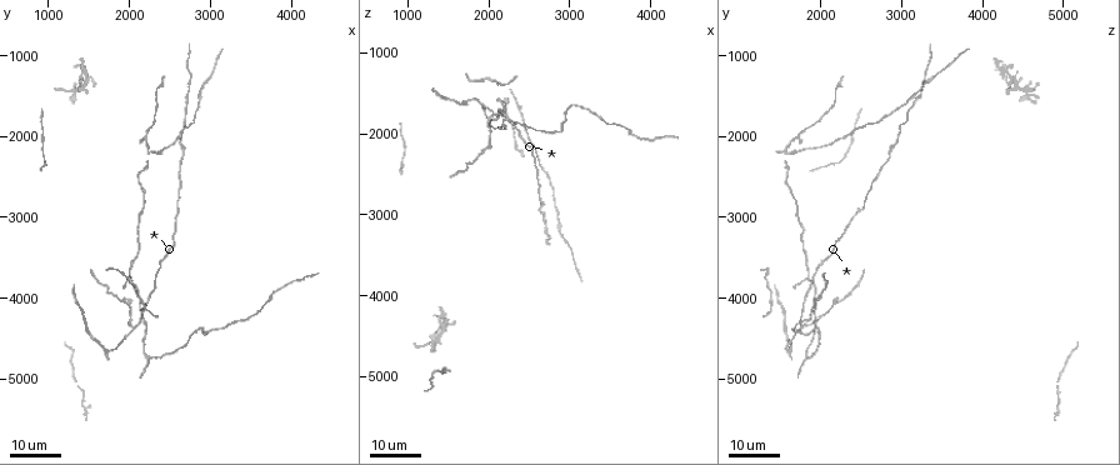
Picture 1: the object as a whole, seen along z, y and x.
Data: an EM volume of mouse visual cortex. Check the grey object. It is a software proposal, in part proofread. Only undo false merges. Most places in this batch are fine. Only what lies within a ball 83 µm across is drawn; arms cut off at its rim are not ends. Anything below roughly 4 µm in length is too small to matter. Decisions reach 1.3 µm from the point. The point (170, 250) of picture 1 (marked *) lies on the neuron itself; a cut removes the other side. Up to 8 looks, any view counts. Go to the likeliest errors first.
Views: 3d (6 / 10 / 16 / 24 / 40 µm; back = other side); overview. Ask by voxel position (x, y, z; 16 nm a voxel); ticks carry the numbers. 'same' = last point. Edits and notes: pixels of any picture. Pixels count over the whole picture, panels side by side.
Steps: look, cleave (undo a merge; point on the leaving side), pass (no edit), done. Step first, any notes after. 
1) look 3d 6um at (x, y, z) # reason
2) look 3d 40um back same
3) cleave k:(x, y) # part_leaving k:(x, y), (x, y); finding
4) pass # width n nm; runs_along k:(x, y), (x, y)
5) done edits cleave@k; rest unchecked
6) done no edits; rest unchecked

look 3d 24um at (2050, 4400, 1800) # arms part here

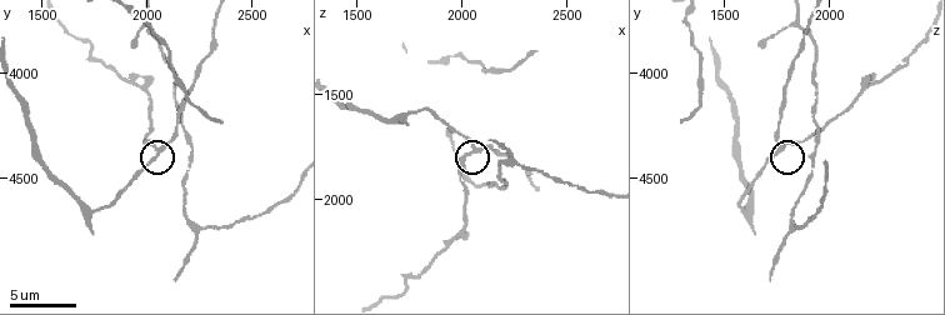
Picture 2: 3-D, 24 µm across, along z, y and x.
look 3d 6um at (2070, 4360, 1770)

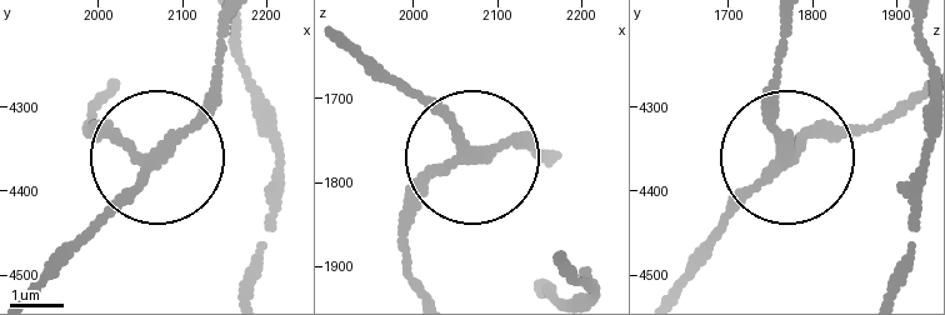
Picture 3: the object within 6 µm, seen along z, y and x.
pass # arms 3; runs_along 3:(788, 24), (774, 173), (711, 235); all the same neuron

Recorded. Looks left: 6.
look 3d 10um at (2250, 4750, 1830)

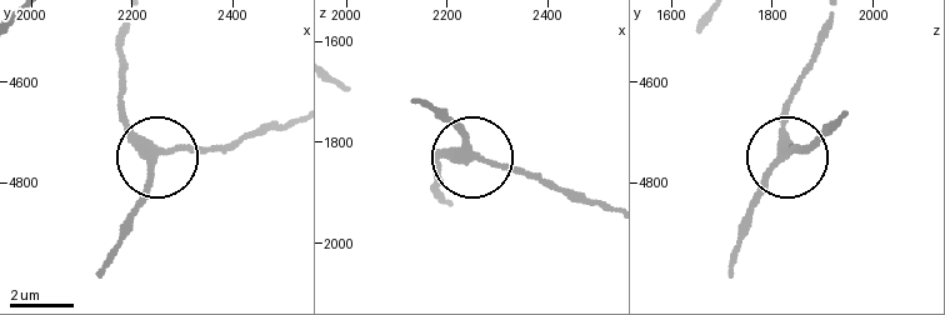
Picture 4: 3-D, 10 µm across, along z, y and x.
pass # runs_along 4:(829, 26), (789, 106), (786, 155), (744, 216); continuous, no second neuron

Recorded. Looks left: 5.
look 3d 16um at (1300, 4900, 5000)

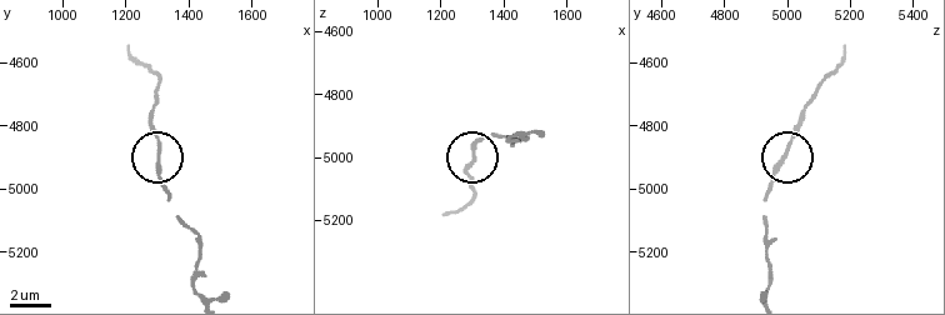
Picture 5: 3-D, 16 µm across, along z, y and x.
look 3d 6um at (1300, 4940, 4960) # closer look

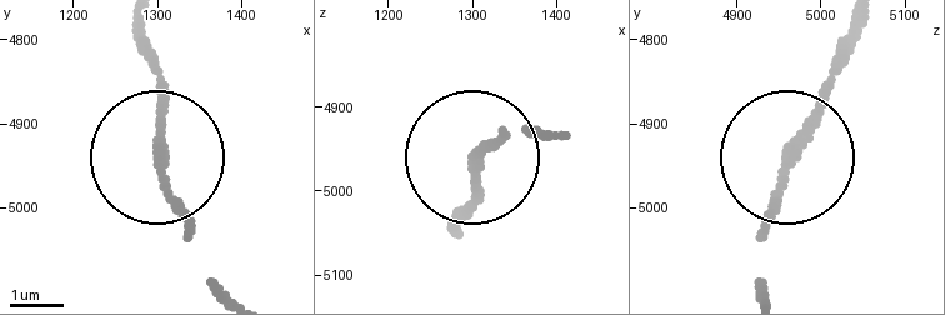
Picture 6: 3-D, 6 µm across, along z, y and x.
pass # side_arm 8 um; one neuron here

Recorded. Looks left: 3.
look 3d 16um at (2550, 2900, 2500) # calibre changes

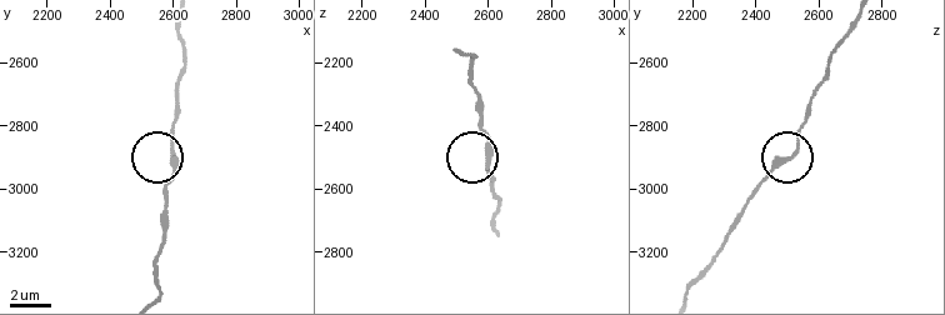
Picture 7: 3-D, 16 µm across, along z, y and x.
look 3d 10um at (2590, 2890, 2520) # closer look

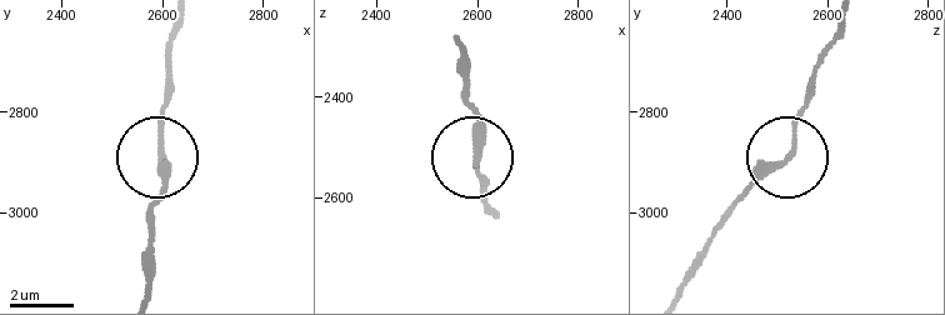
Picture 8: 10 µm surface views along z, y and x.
look 3d 6um at (2600, 2890, 2520) # zoom in

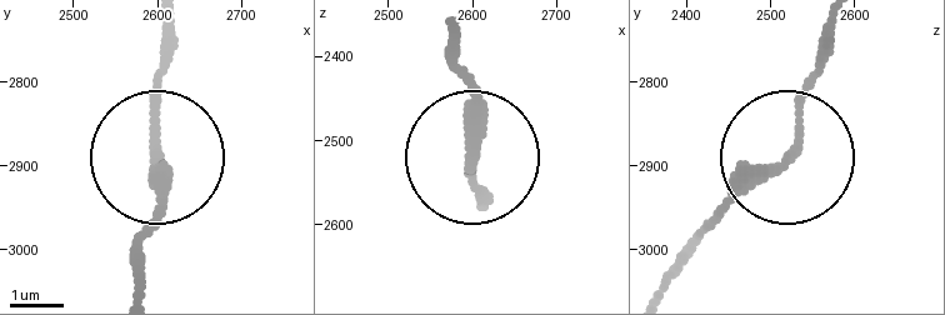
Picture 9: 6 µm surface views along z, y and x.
pass # runs_along 9:(455, 29), (469, 173), (483, 185); one neuron here

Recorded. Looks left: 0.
done no edits; rest unchecked

